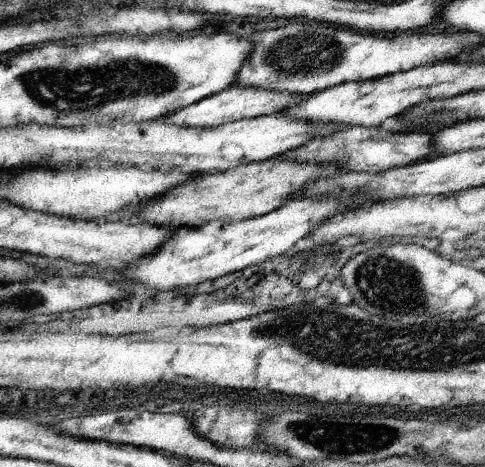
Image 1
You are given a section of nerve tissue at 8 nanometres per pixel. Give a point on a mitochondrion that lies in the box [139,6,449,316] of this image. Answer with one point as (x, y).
(294, 57)

